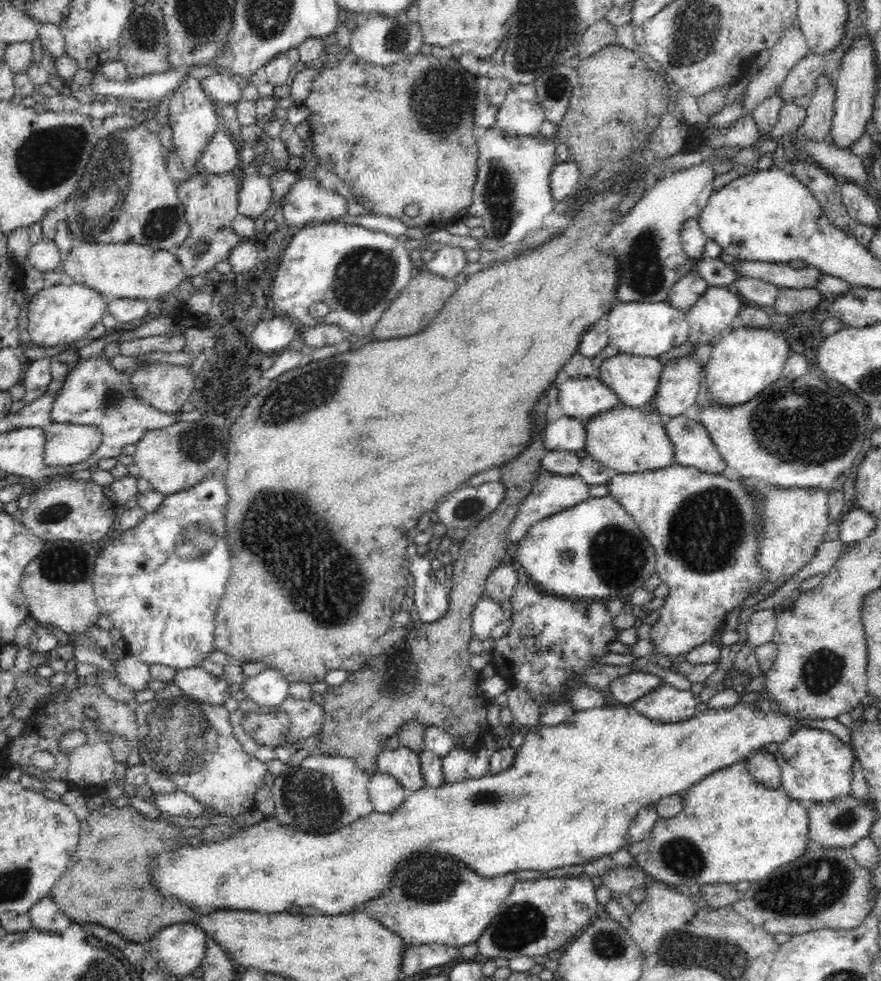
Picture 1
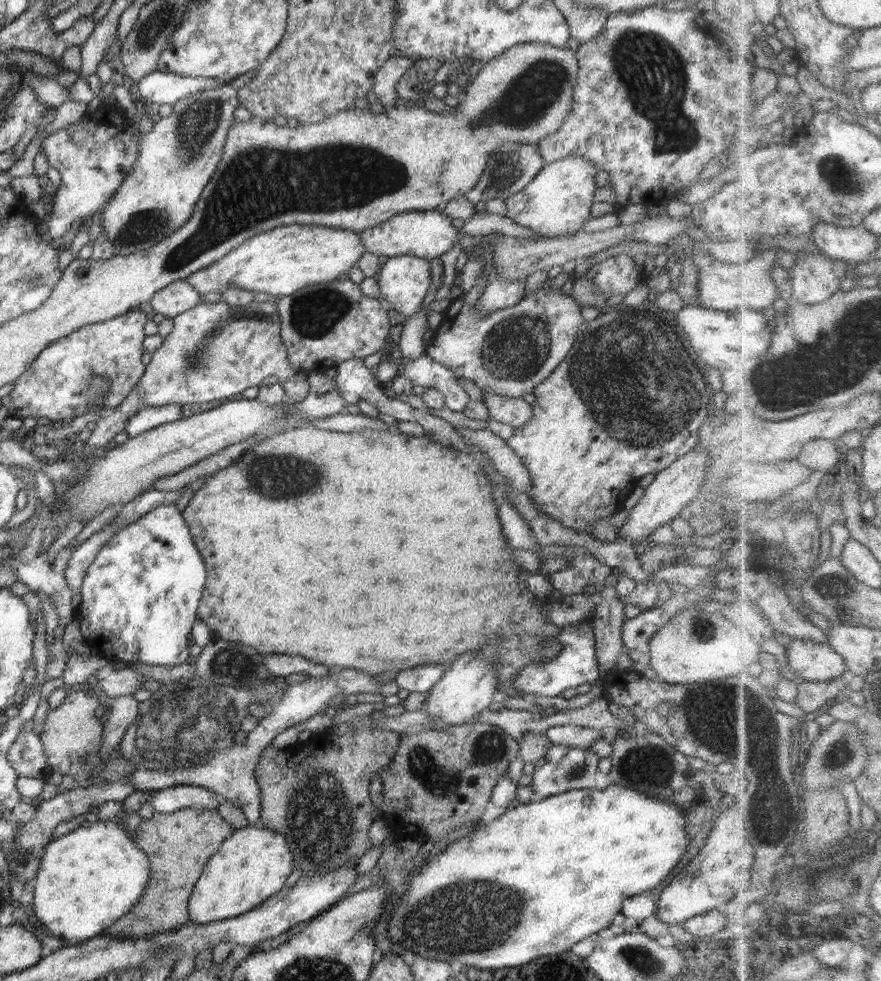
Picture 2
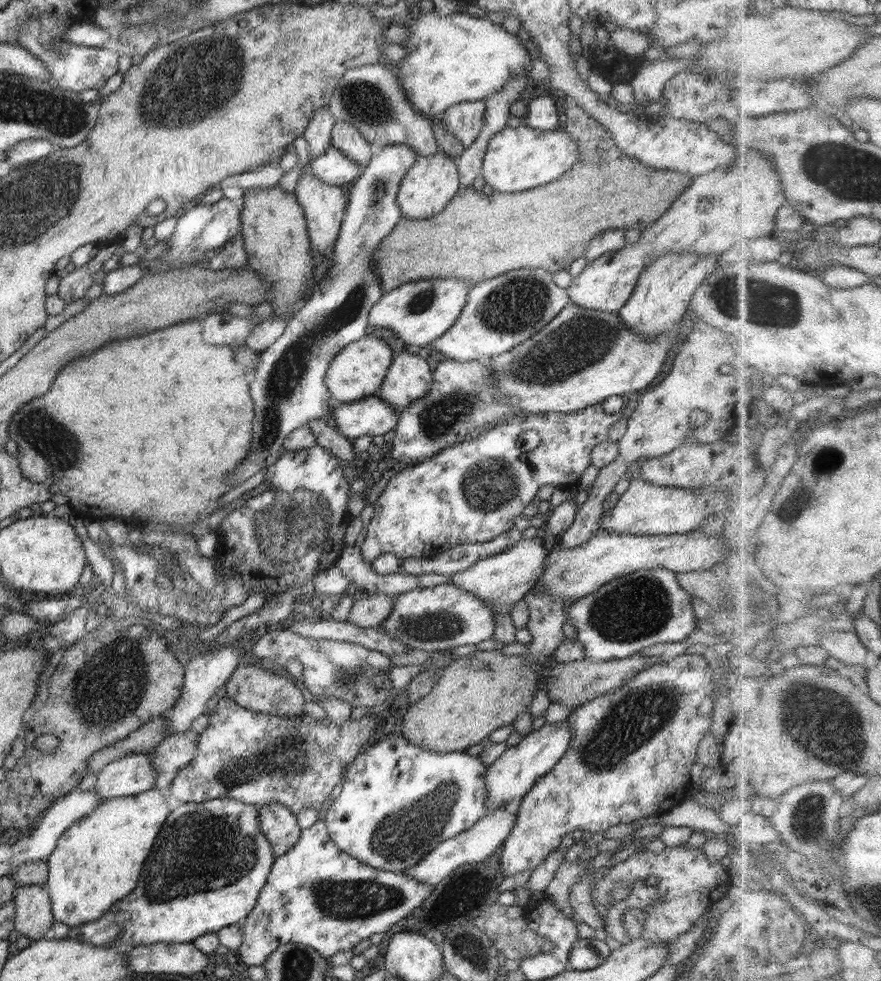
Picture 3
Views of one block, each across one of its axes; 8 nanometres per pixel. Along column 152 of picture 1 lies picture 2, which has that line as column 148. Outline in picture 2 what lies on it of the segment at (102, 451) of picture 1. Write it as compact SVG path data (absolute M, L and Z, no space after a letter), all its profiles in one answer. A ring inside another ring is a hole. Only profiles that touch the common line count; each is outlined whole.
M168 404L166 406L143 406L134 416L130 417L127 422L126 431L129 437L135 437L137 434L145 433L157 426L176 422L182 417L182 405Z

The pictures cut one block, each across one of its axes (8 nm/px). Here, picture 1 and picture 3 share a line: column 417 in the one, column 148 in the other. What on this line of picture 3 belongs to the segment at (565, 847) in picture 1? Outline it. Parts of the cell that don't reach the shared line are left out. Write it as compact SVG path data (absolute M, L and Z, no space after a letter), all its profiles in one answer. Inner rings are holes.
M153 789L135 796L106 799L105 802L96 804L88 816L74 822L64 831L58 839L56 848L46 860L48 880L44 886L48 889L56 922L63 922L72 928L94 922L112 904L122 900L136 888L142 866L154 846L161 826L171 813L166 804L166 794L165 791Z

